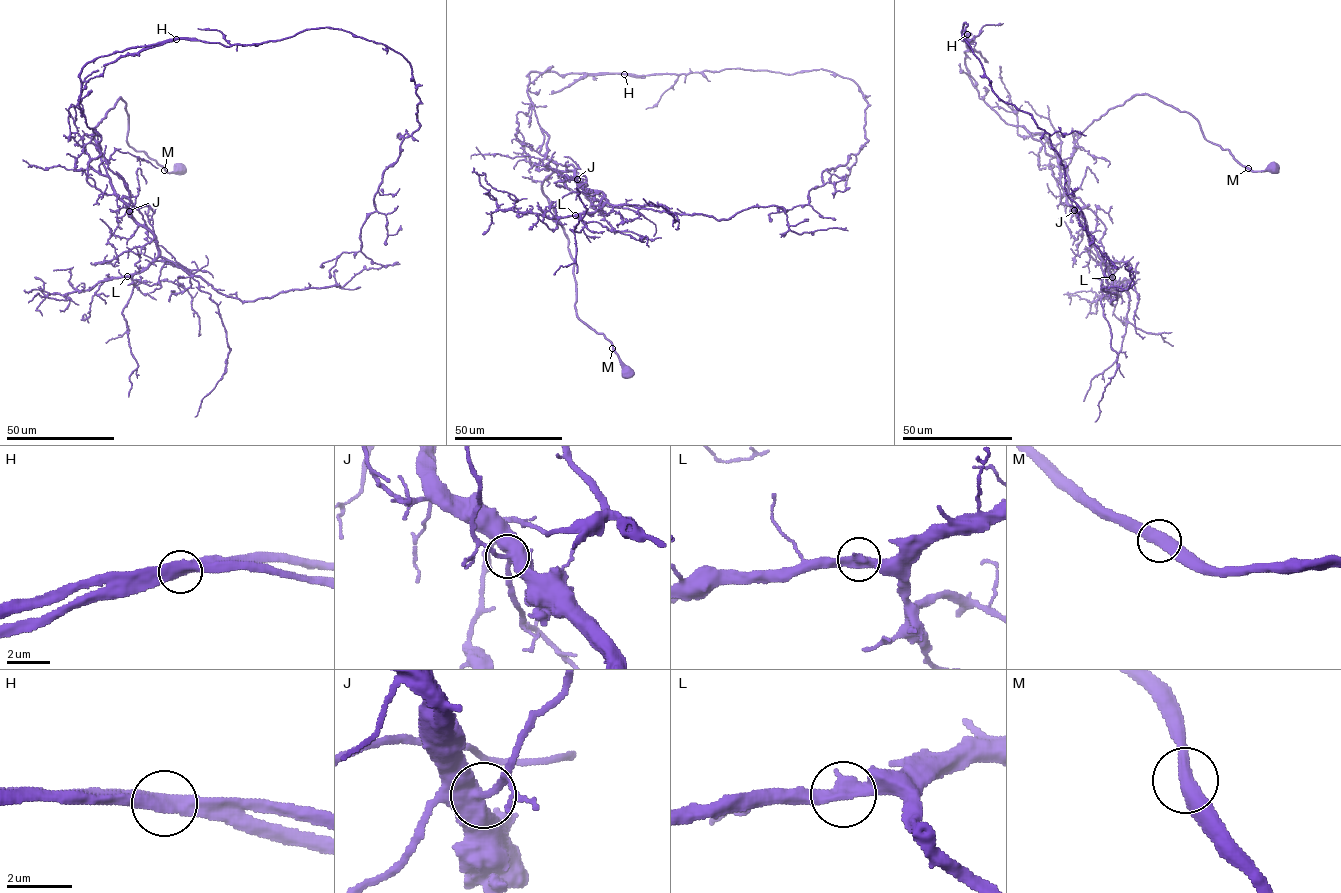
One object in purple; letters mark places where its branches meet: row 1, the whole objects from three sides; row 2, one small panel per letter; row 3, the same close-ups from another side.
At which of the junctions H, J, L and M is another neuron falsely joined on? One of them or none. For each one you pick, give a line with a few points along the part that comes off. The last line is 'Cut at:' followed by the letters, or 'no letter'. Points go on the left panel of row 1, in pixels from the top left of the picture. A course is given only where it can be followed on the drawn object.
H: Course of the part to remove: (176, 39), (127, 53), (101, 66)
Cut at: H

